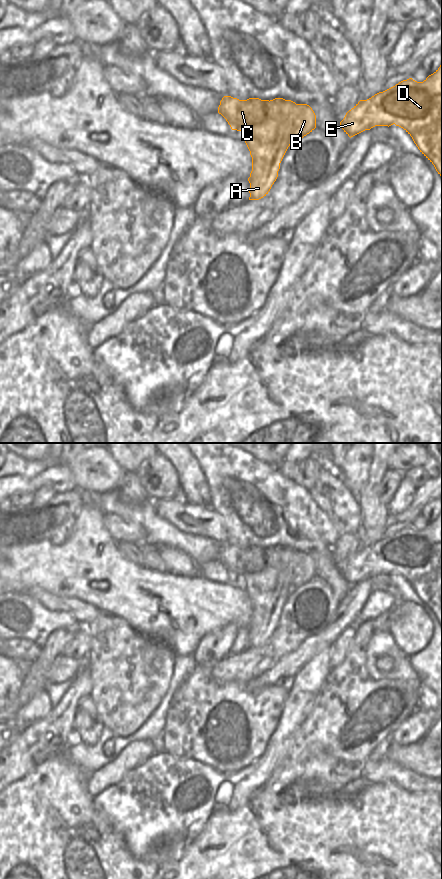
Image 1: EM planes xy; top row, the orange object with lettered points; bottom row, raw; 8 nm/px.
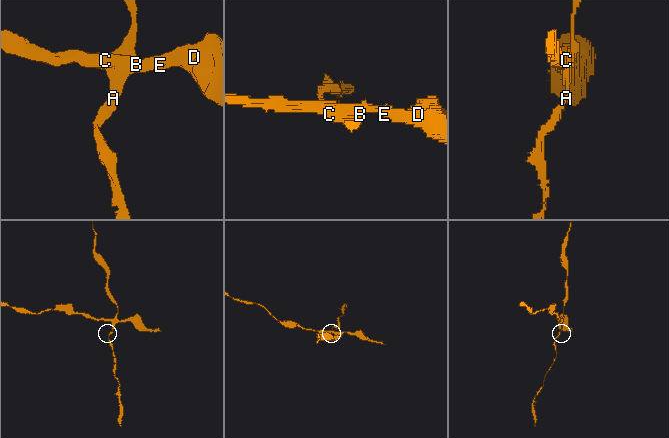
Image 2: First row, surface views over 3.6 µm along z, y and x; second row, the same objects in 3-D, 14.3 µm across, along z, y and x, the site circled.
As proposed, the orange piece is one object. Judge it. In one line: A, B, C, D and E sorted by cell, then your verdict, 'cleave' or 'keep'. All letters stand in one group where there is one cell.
A / B C D E | cleave

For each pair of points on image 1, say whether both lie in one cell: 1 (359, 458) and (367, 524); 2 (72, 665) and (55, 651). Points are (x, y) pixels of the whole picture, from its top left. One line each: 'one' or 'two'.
1: two
2: two

